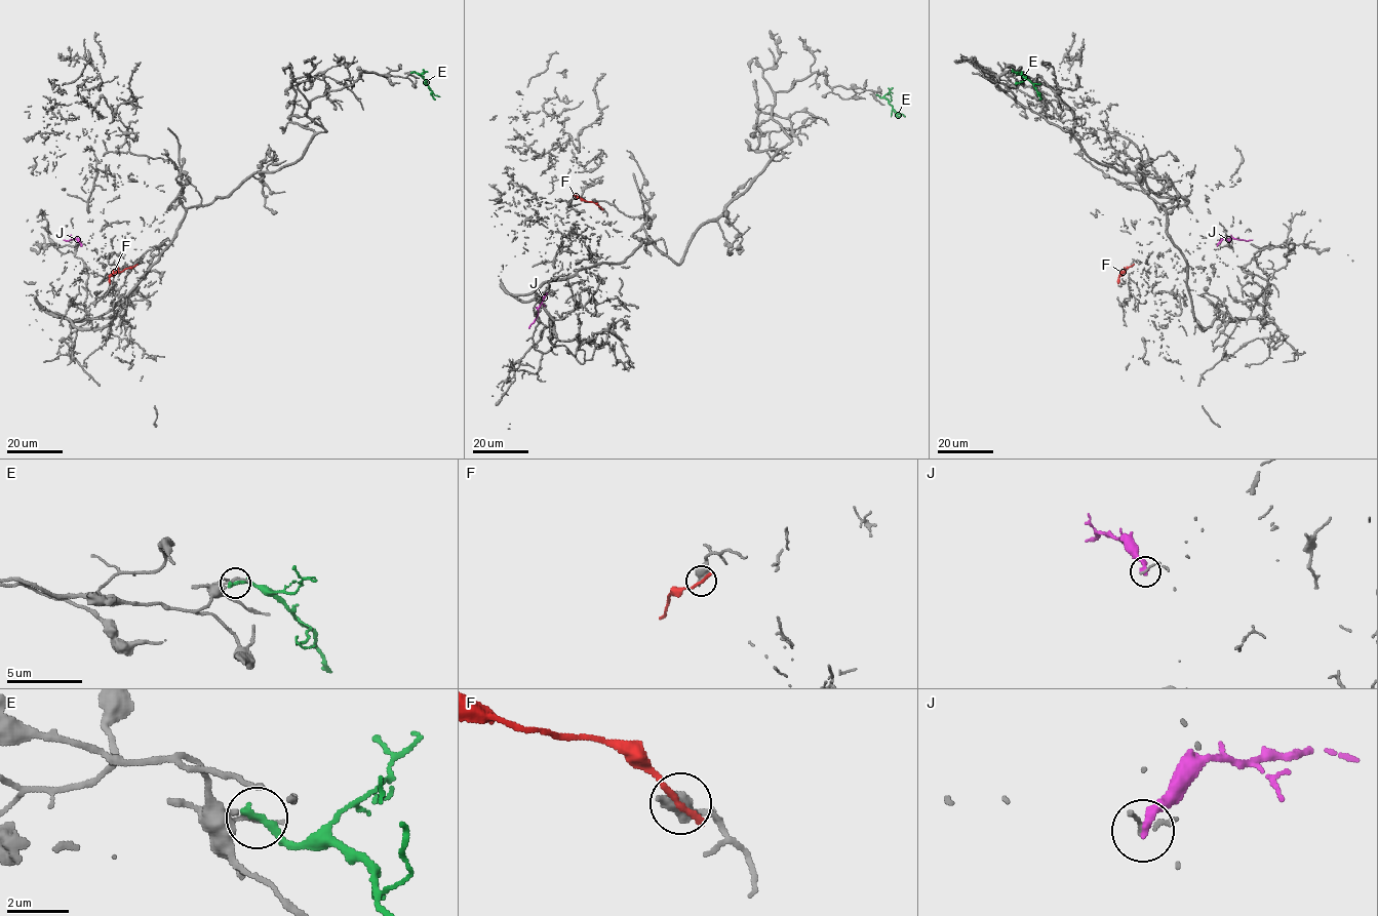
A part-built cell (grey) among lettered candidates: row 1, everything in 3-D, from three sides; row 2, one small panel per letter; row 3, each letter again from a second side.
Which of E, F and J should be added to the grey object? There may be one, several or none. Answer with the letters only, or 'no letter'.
E

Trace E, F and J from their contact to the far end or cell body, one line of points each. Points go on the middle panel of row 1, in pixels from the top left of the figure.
E: (877, 95), (884, 97), (898, 113), (905, 116)
F: (600, 207), (576, 194)
J: (546, 292), (528, 328)

